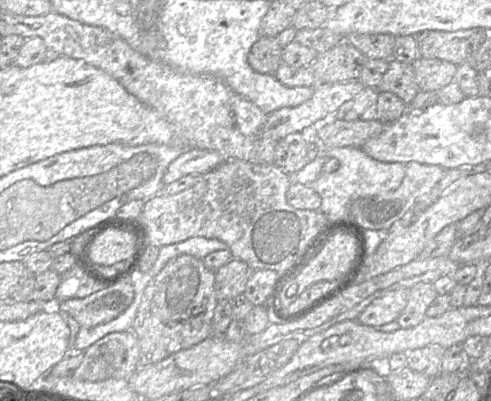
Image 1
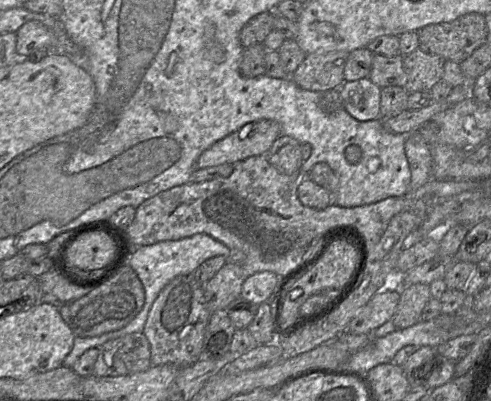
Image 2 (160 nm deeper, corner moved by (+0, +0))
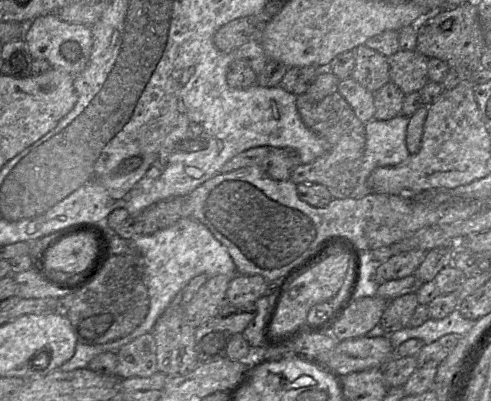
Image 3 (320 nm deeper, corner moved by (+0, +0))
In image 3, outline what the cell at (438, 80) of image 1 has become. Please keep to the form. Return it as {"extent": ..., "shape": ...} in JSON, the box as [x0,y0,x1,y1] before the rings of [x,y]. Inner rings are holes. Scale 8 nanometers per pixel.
{"extent":[387,50,429,95],"shape":[[[398,50],[387,57],[390,81],[405,95],[418,92],[429,81],[427,76],[428,57],[418,51]]]}

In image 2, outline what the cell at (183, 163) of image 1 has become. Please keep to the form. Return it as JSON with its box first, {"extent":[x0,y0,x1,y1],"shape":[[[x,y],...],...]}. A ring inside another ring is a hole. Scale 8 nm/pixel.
{"extent":[196,120,281,169],"shape":[[[274,120],[252,122],[231,133],[206,149],[196,161],[196,169],[214,167],[226,163],[235,164],[248,157],[264,155],[281,135],[281,126]]]}

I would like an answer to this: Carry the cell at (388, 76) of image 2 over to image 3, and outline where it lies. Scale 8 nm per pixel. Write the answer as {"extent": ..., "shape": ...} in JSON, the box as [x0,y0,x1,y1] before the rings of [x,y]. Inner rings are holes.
{"extent":[352,45,390,92],"shape":[[[365,45],[354,48],[352,52],[355,57],[352,79],[371,92],[390,82],[387,57]]]}

